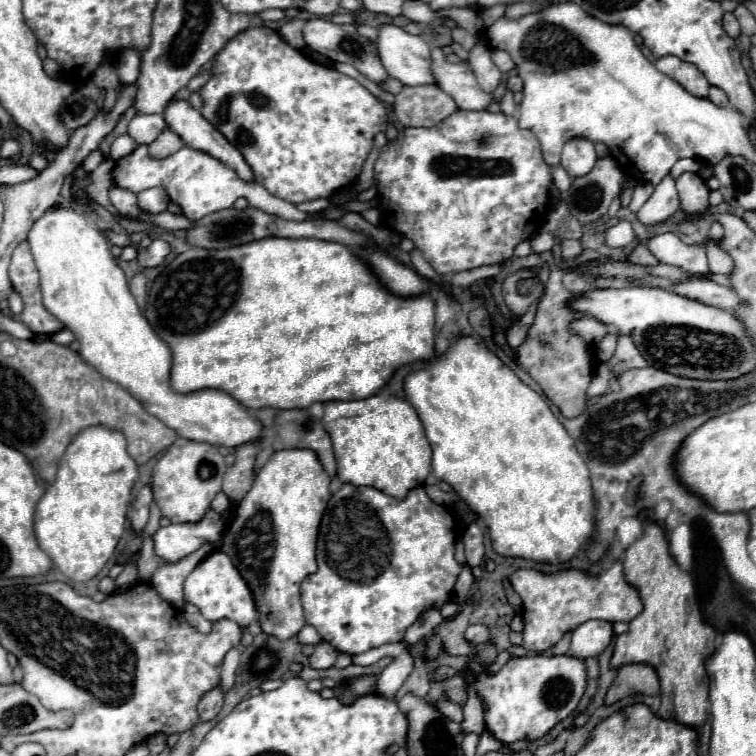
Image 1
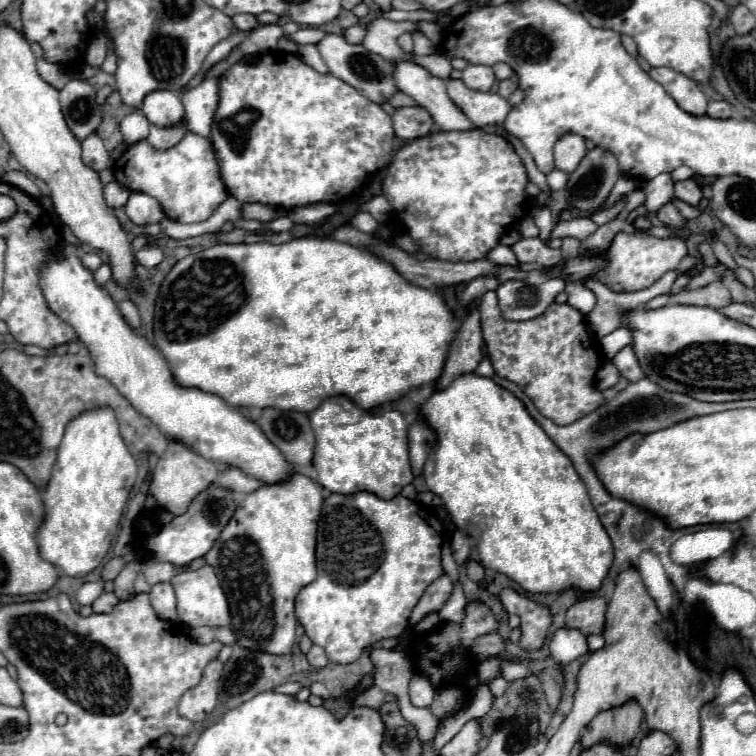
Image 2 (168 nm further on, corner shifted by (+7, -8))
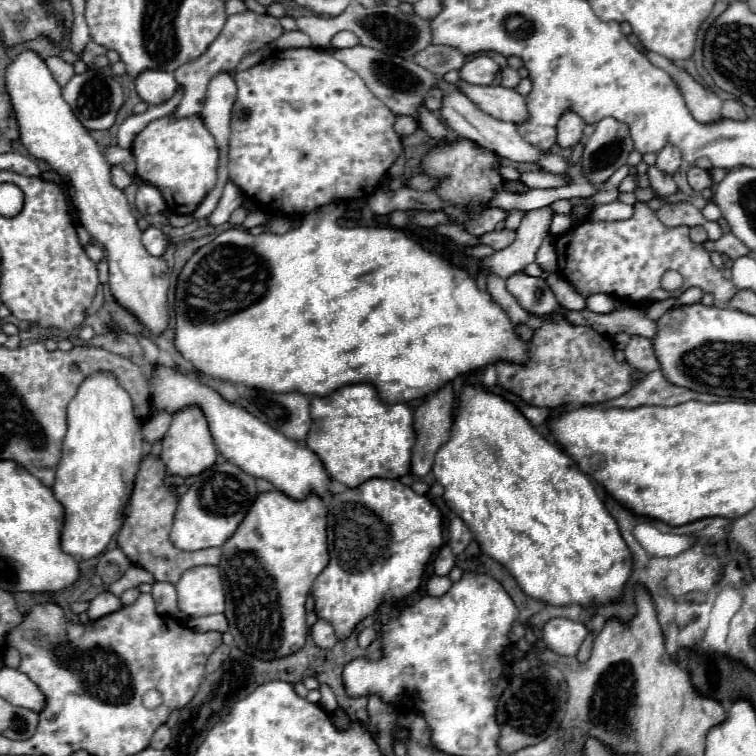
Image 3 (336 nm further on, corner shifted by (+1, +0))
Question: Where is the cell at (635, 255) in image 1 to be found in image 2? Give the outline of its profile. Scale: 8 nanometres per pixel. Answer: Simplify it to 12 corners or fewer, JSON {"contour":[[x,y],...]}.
{"contour":[[618,233],[610,265],[594,275],[638,291],[688,255],[680,237]]}

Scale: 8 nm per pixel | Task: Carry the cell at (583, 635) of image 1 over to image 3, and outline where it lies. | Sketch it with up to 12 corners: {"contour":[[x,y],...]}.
{"contour":[[566,617],[542,627],[544,645],[576,655],[588,629]]}

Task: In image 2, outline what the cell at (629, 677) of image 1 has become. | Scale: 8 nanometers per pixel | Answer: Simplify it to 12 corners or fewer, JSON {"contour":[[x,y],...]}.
{"contour":[[636,699],[600,711],[582,747],[602,739],[628,745],[644,711]]}

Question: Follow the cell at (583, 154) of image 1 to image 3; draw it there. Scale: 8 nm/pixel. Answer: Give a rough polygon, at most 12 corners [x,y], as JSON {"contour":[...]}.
{"contour":[[574,111],[558,119],[558,145],[568,149],[582,139],[584,119]]}

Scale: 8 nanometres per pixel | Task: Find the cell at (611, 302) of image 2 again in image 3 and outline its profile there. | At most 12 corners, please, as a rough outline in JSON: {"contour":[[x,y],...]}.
{"contour":[[732,233],[706,241],[708,251],[728,255],[732,261],[750,253]]}

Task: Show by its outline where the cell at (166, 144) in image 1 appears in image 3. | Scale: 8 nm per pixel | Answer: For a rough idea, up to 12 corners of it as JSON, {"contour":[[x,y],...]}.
{"contour":[[230,15],[206,55],[184,63],[178,117],[202,111],[208,83],[284,33],[272,15]]}

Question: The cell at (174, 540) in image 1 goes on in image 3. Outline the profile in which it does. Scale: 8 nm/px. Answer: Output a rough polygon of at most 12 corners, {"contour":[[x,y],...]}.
{"contour":[[214,463],[180,497],[170,541],[220,547],[256,499],[256,479]]}

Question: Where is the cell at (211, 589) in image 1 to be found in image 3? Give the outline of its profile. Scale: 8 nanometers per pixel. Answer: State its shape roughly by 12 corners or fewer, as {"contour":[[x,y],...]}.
{"contour":[[192,567],[176,585],[188,617],[224,613],[218,567]]}

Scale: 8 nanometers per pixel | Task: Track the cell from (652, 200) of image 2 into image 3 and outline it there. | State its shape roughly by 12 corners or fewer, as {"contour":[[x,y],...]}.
{"contour":[[674,145],[658,151],[656,165],[674,173],[680,163],[680,151]]}

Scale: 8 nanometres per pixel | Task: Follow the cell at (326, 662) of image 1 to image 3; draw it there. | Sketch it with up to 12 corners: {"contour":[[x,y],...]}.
{"contour":[[324,619],[310,627],[312,639],[322,649],[336,643],[334,627]]}

